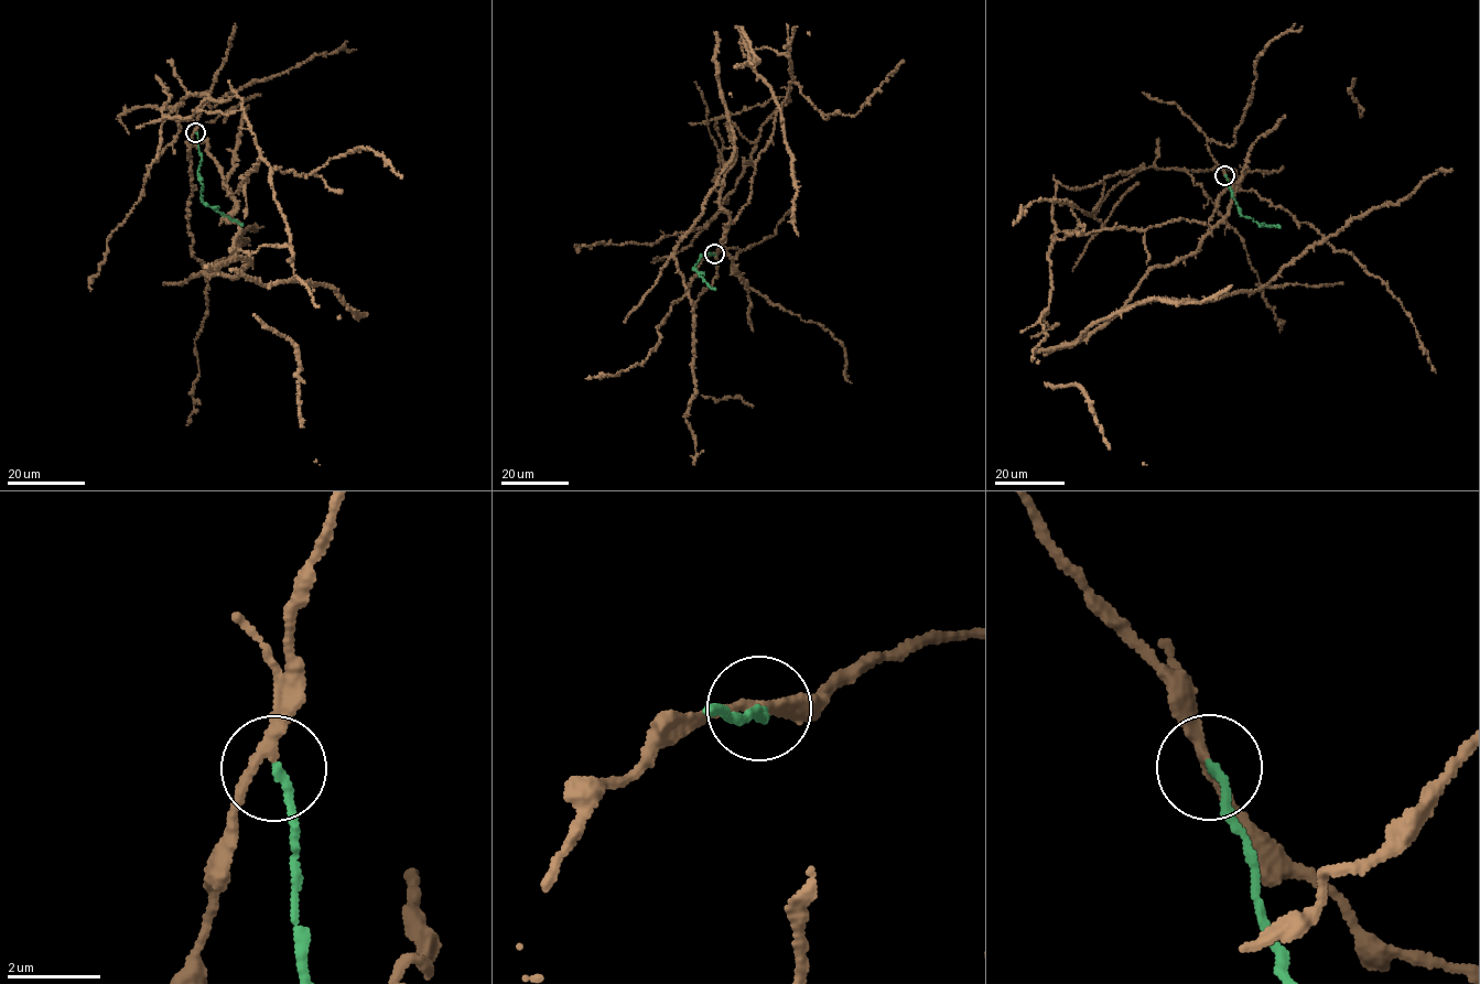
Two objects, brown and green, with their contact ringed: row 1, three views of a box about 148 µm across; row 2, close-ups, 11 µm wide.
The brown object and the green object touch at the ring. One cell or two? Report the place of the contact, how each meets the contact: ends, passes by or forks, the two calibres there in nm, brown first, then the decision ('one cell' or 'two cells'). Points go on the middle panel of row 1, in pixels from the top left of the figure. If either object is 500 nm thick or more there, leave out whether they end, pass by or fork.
(714, 253) | brown passes by | green ends | 220/160 nm | two cells

